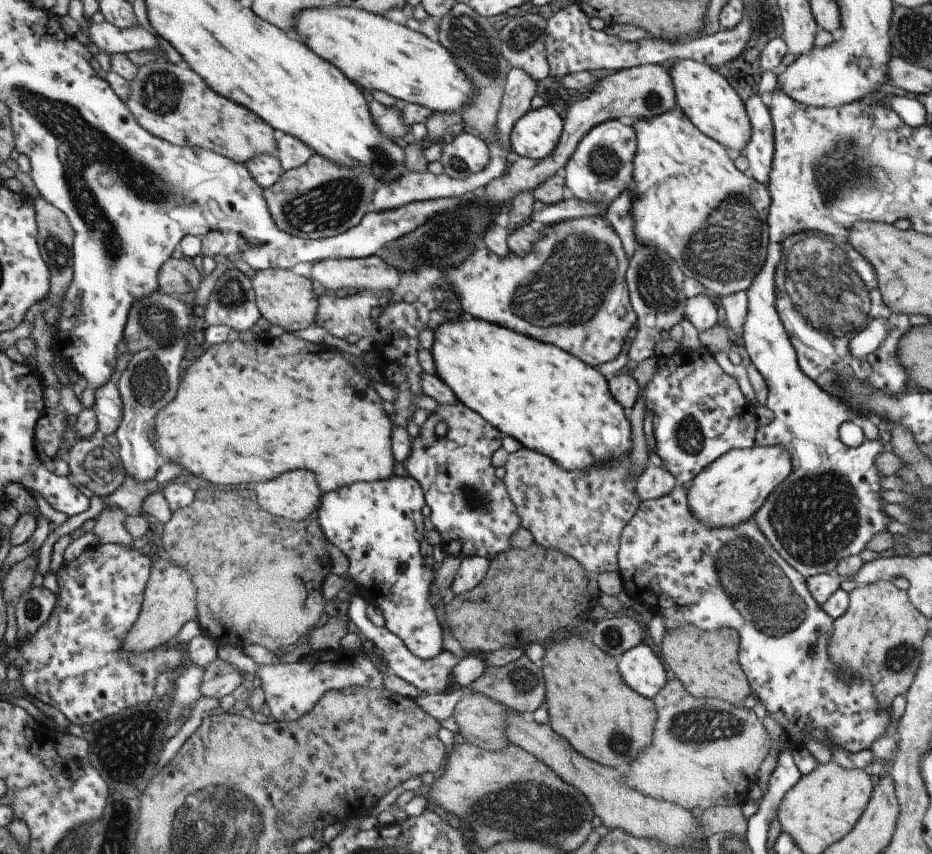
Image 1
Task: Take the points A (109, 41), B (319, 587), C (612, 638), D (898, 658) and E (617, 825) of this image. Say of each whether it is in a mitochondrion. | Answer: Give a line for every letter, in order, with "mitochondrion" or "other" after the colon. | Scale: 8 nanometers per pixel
A: other
B: other
C: mitochondrion
D: mitochondrion
E: other

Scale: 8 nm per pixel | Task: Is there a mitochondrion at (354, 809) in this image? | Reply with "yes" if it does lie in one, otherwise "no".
no

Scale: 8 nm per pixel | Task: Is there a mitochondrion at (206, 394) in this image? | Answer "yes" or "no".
no

